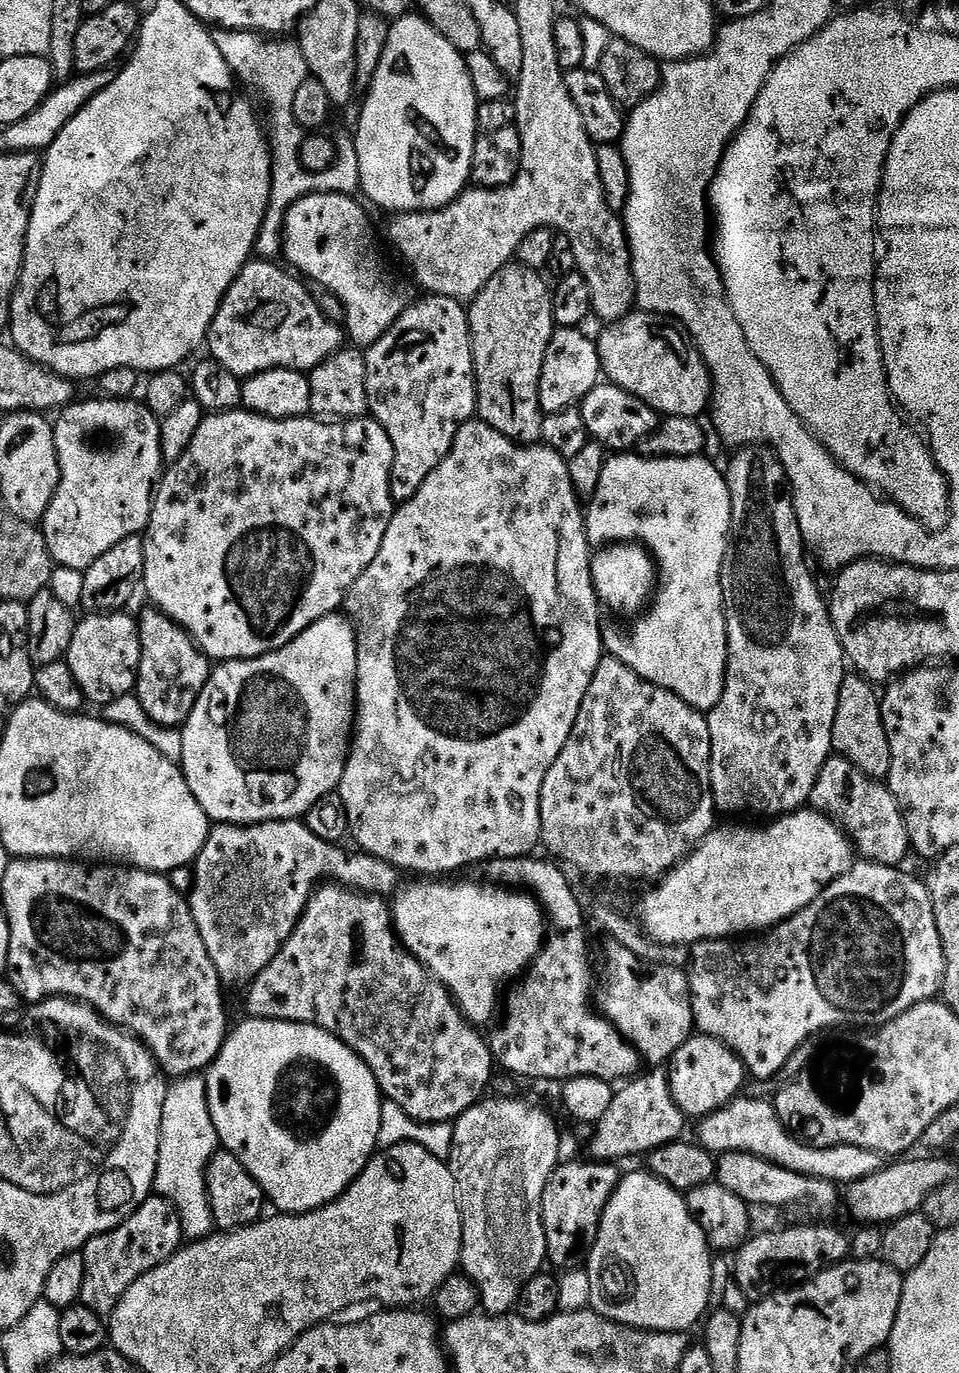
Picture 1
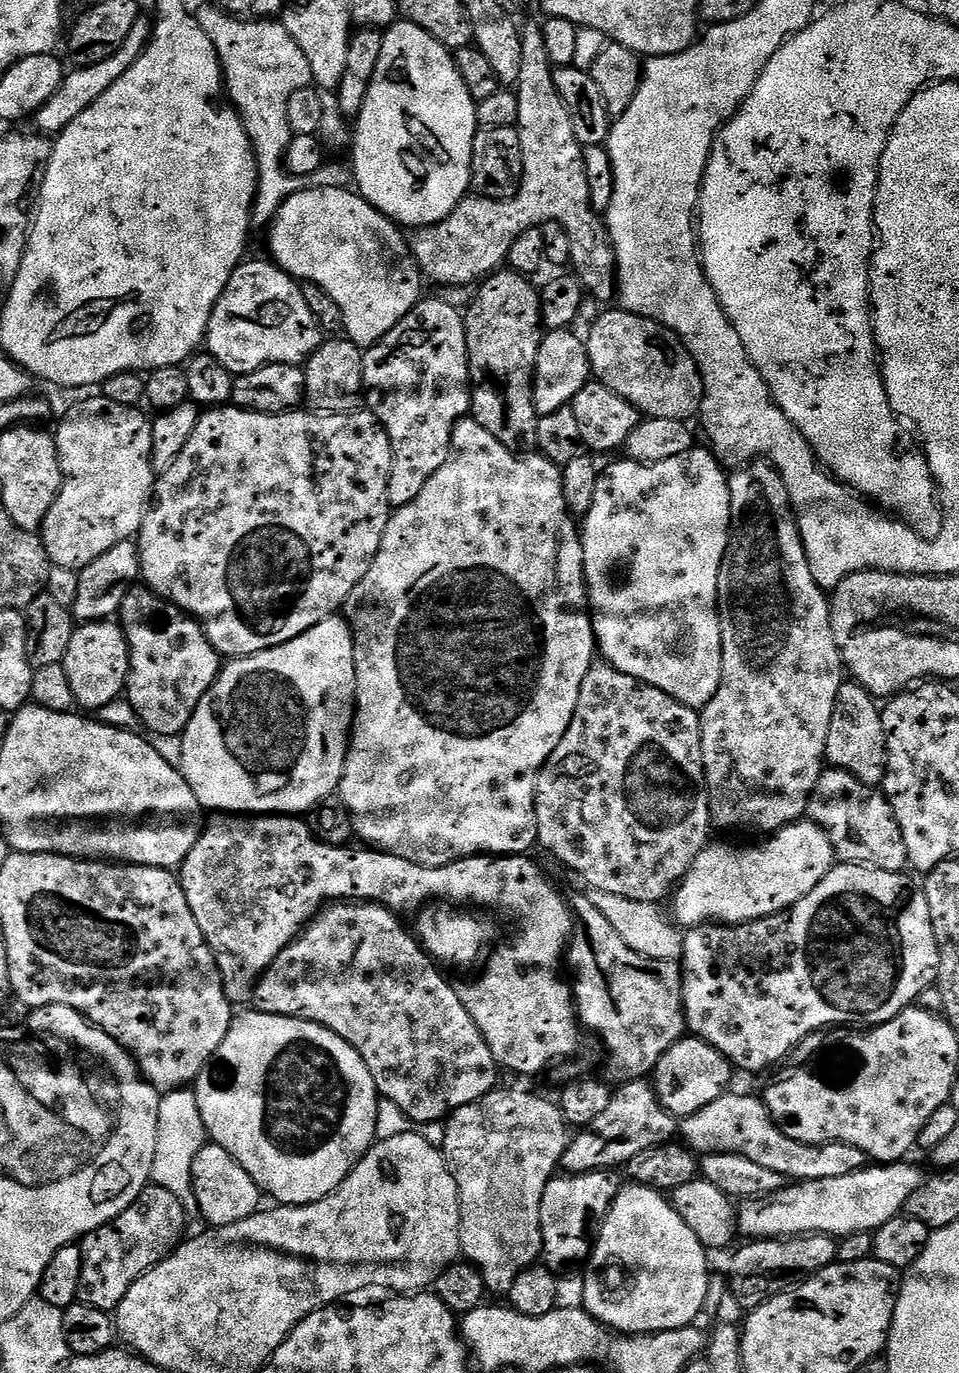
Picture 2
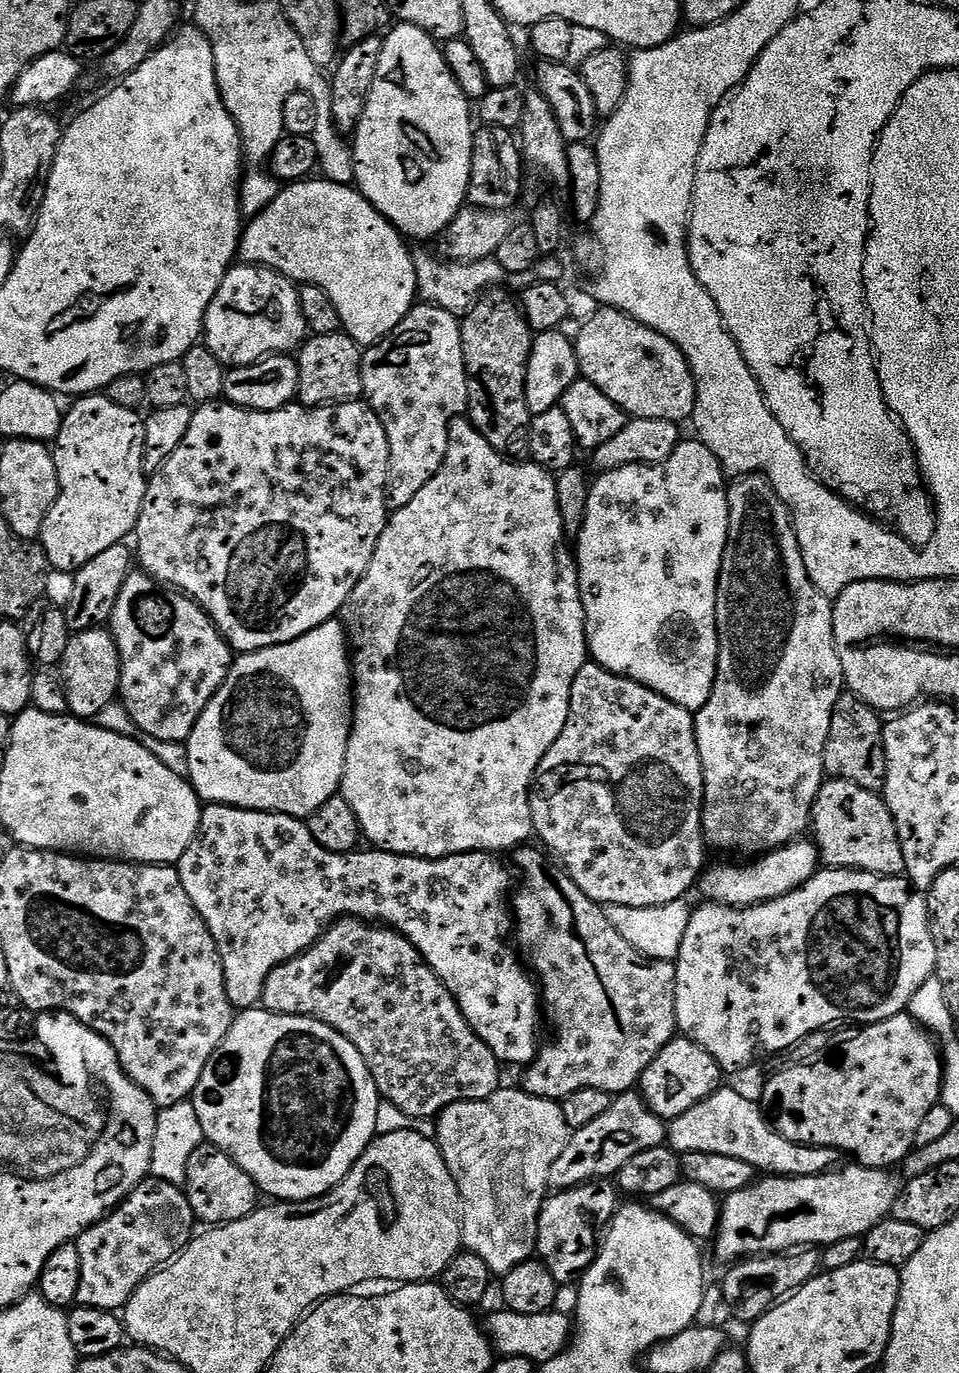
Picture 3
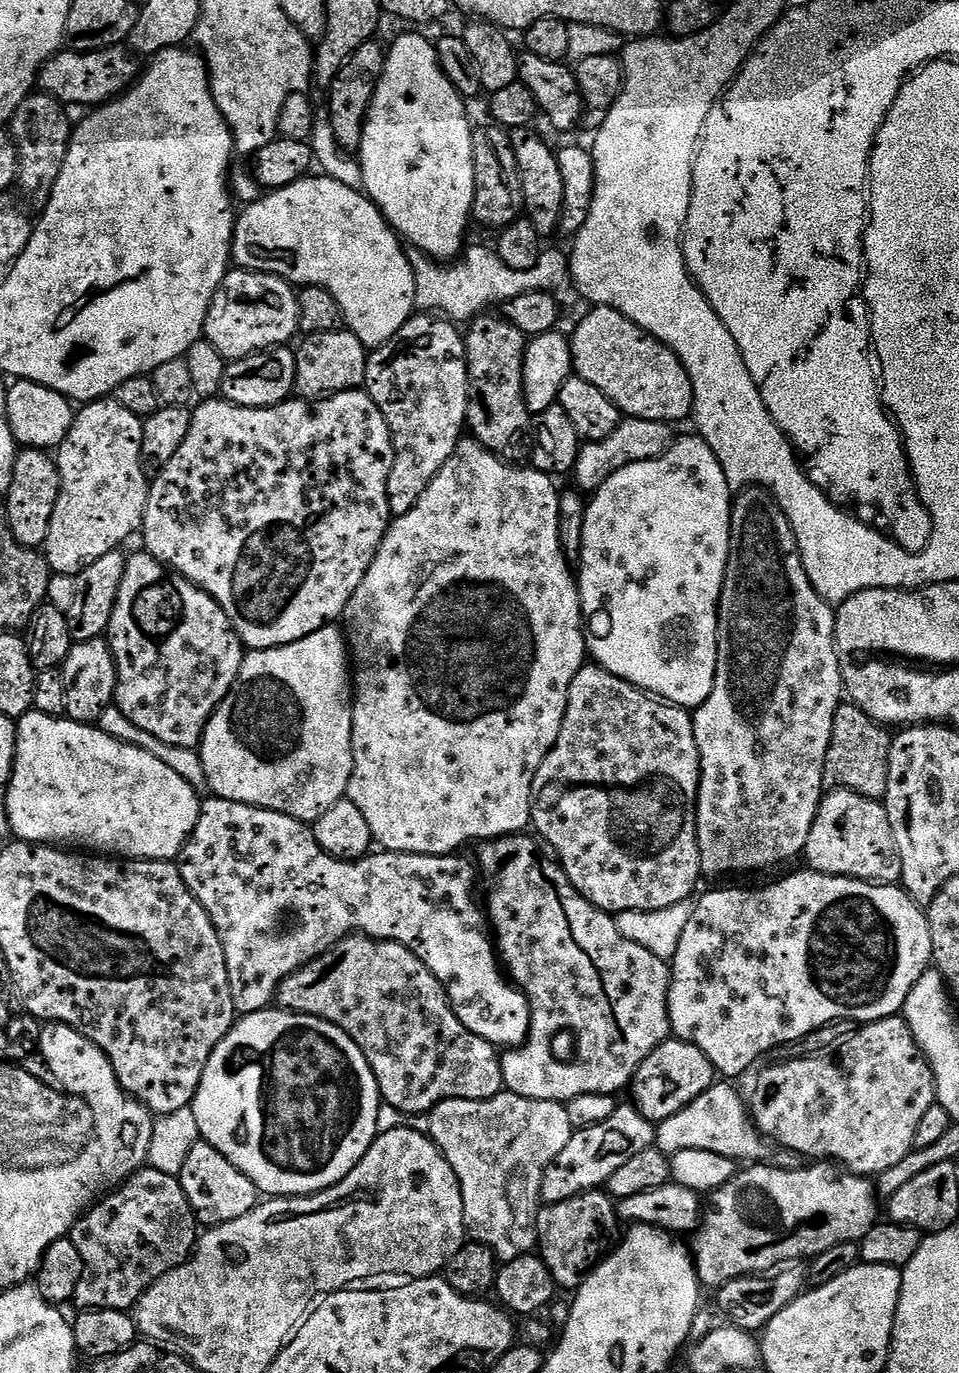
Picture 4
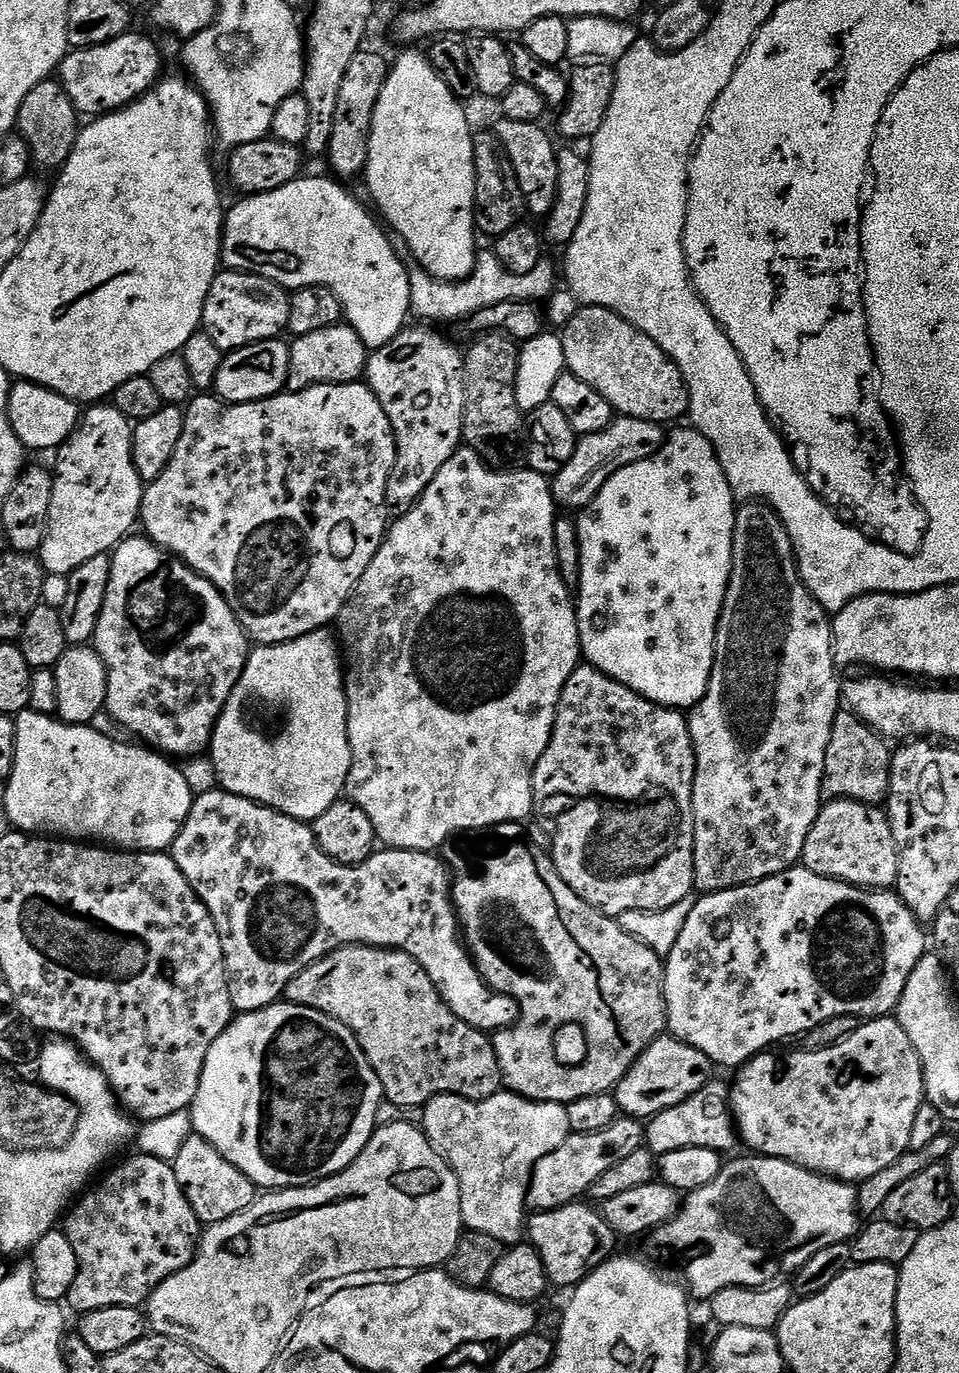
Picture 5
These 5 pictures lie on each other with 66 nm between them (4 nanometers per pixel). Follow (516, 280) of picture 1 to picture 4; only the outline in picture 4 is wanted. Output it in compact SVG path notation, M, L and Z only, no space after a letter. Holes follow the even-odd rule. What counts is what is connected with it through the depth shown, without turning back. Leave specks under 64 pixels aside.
M488 315L476 316L466 328L468 353L466 428L483 448L489 452L504 454L504 451L514 447L516 439L530 428L530 413L524 401L522 386L522 366L528 340L524 332L505 320L503 315Z

